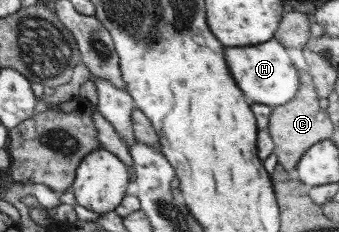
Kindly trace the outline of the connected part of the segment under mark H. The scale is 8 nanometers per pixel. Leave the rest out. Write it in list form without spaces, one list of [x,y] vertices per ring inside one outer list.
[[[273,38],[264,44],[251,45],[245,49],[241,47],[229,49],[229,65],[233,65],[231,67],[233,78],[237,80],[237,85],[251,105],[263,104],[274,108],[287,104],[300,93],[304,77],[293,65],[289,48],[279,38]]]

